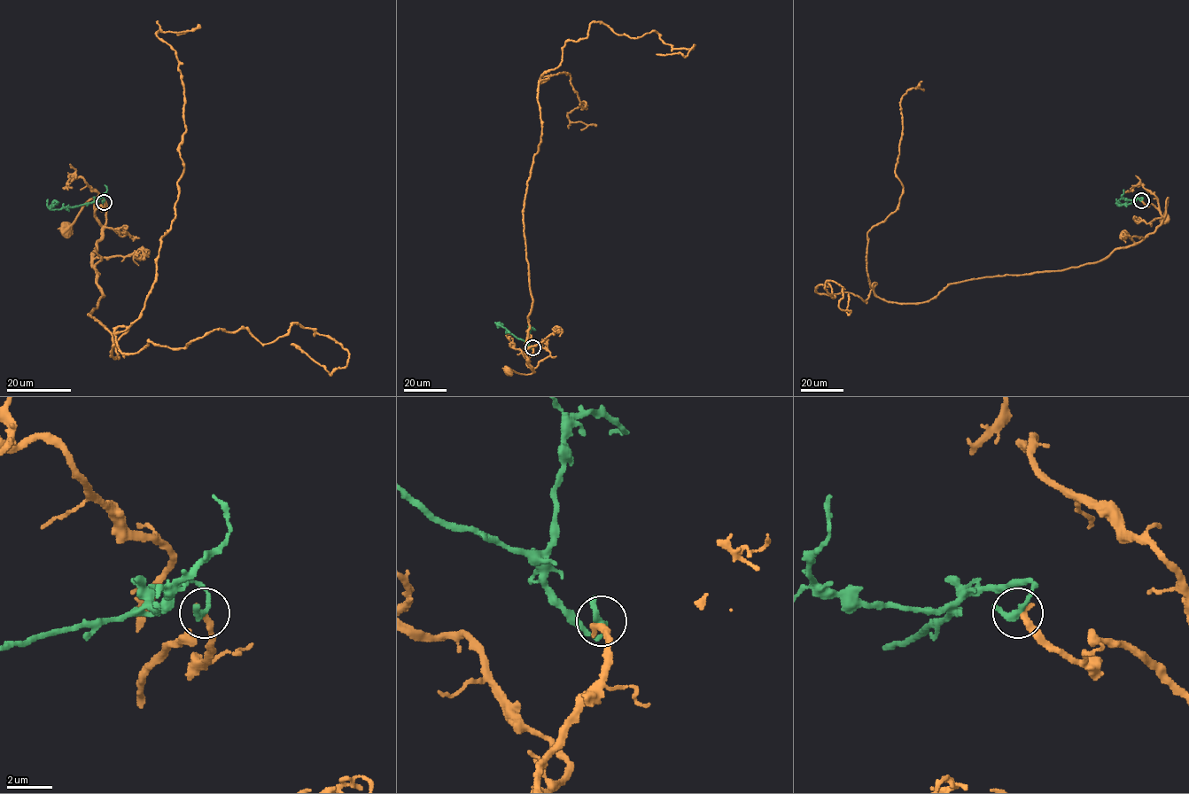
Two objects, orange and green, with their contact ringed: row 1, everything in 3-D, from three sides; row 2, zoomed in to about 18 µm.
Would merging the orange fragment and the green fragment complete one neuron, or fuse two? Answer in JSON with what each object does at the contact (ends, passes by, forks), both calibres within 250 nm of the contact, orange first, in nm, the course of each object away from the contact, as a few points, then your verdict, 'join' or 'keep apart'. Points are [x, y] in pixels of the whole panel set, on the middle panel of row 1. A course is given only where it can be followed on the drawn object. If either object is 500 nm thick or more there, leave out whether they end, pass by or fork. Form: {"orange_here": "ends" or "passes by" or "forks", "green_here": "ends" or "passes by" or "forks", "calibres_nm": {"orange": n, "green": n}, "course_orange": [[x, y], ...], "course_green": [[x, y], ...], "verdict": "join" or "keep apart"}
{"orange_here": "ends", "green_here": "passes by", "calibres_nm": {"orange": 360, "green": 240}, "course_orange": [[532, 348], [532, 353], [526, 362], [534, 372], [524, 374], [509, 370]], "course_green": [[532, 347], [497, 325], [501, 324]], "verdict": "keep apart"}

